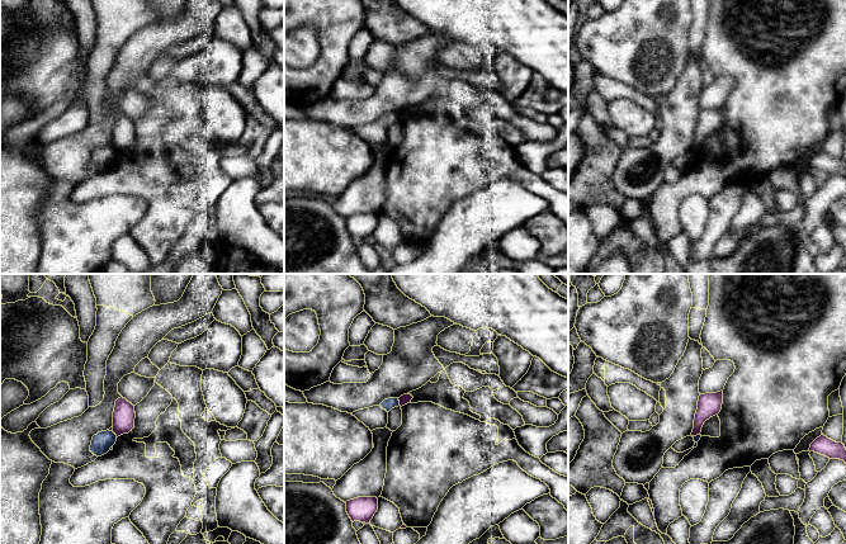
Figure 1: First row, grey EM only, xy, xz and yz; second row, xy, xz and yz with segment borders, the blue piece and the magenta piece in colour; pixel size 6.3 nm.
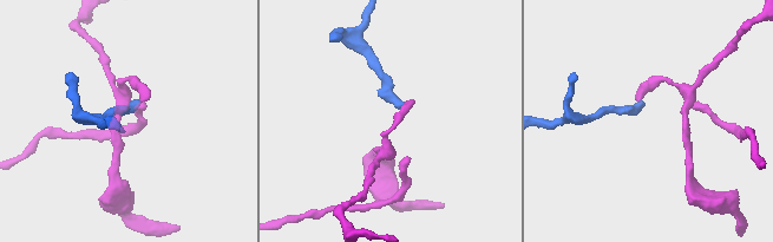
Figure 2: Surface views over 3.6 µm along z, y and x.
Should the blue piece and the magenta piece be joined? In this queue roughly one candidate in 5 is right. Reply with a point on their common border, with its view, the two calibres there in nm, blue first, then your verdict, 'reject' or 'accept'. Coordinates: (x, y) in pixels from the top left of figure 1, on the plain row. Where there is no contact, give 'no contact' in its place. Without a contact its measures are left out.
meets blue in xz at (398, 118); 70 nm thick on the blue side, 70 nm on the other; reject

